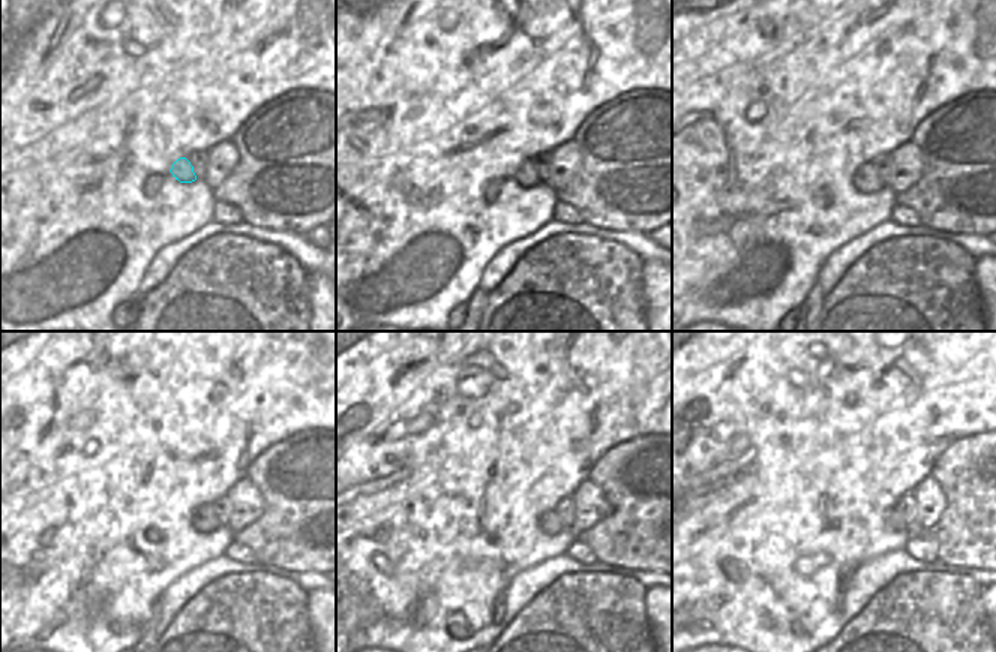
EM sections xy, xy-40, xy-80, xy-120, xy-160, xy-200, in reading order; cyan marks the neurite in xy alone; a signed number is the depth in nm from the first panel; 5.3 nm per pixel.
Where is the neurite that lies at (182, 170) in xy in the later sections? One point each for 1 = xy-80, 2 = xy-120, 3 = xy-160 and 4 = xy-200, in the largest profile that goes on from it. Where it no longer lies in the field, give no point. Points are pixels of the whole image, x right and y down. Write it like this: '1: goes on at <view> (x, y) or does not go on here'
1: goes on at xy-80 (867, 179)
2: goes on at xy-120 (206, 520)
3: goes on at xy-160 (549, 523)
4: goes on at xy-200 (894, 520)

